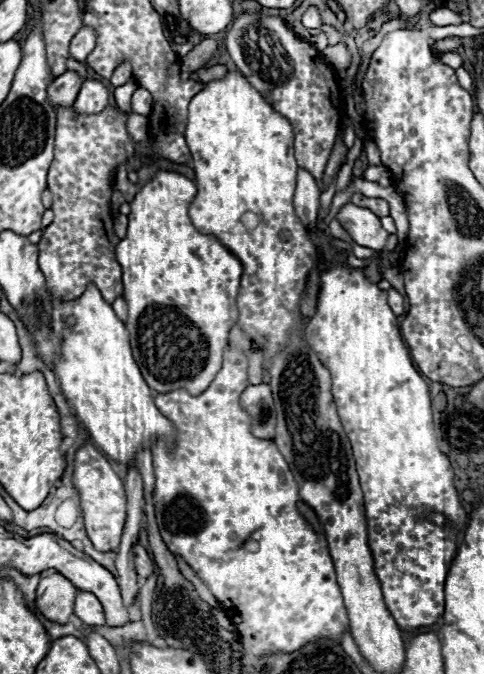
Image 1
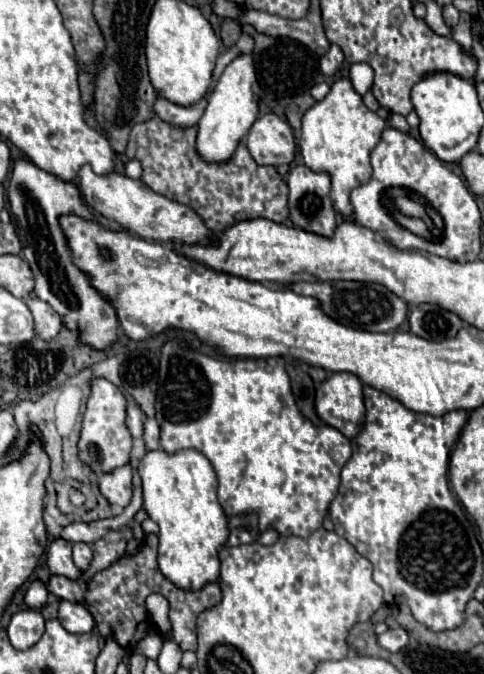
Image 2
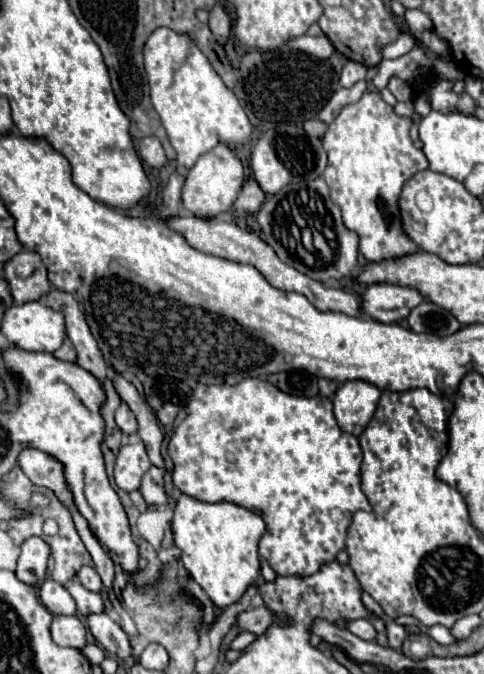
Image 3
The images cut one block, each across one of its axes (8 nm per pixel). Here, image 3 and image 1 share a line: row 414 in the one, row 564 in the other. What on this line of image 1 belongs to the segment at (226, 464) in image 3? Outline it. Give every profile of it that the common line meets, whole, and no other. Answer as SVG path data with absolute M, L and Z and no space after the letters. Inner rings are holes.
M228 348L222 370L202 394L190 396L182 388L168 394L154 392L156 406L176 426L174 454L166 444L152 448L156 472L154 502L162 538L170 552L182 556L224 606L248 654L256 658L278 652L290 654L318 640L340 644L342 634L348 630L348 616L336 584L328 542L324 532L314 532L298 512L298 484L276 444L260 440L250 432L248 414L240 406L240 394L248 386L246 370L246 356L236 348Z

